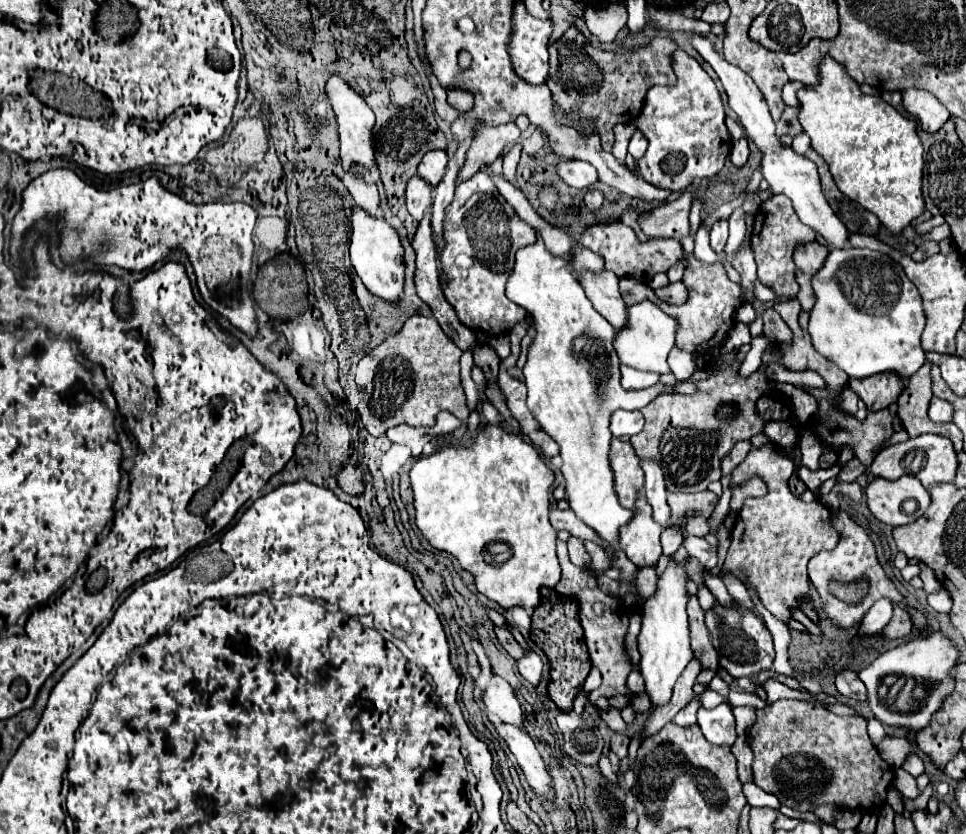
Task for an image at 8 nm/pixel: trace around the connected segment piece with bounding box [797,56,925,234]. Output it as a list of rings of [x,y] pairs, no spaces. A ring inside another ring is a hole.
[[[831,56],[819,60],[817,74],[819,82],[815,86],[805,86],[797,92],[803,132],[811,138],[815,152],[829,164],[839,190],[865,210],[875,212],[887,230],[901,234],[925,210],[921,194],[925,162],[917,120],[903,116],[879,96],[863,94],[845,66]]]

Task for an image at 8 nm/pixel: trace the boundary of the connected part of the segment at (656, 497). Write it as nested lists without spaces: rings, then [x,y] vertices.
[[[641,460],[643,472],[645,472],[645,496],[649,504],[653,506],[655,520],[665,528],[669,526],[669,506],[665,498],[665,476],[657,460]]]

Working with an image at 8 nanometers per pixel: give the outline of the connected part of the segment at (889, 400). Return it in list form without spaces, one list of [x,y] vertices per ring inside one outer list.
[[[871,376],[871,380],[849,380],[849,386],[861,396],[869,412],[877,412],[897,402],[899,392],[903,392],[903,380],[895,380],[895,376]]]

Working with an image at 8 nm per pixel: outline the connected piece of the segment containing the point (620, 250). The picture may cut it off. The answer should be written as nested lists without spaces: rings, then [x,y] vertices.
[[[621,222],[609,224],[609,226],[595,226],[587,228],[587,232],[579,240],[589,250],[601,254],[605,258],[605,266],[613,270],[619,278],[637,278],[637,280],[651,280],[659,272],[667,272],[673,264],[677,264],[683,258],[683,246],[679,240],[647,240],[639,242],[633,230]]]

